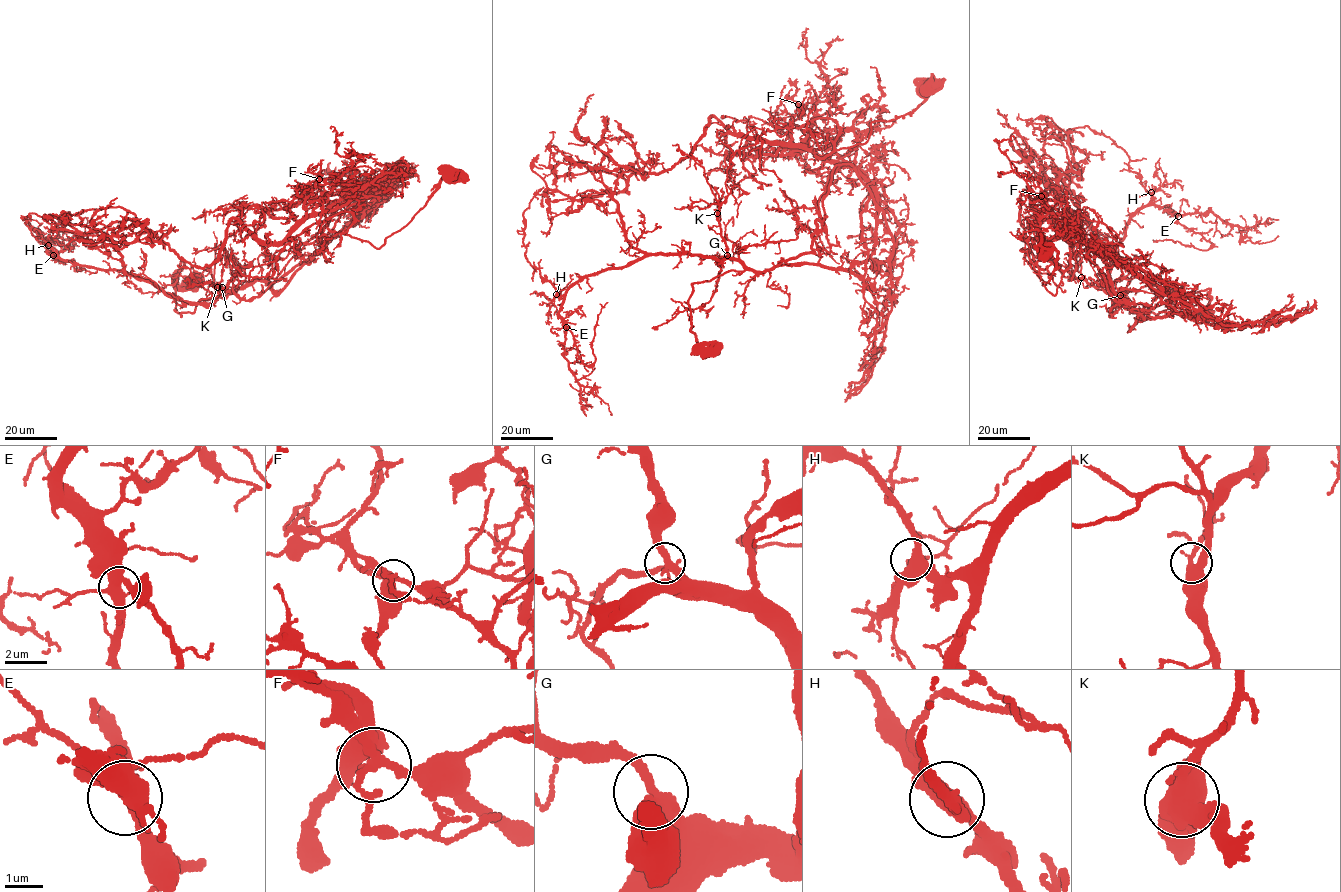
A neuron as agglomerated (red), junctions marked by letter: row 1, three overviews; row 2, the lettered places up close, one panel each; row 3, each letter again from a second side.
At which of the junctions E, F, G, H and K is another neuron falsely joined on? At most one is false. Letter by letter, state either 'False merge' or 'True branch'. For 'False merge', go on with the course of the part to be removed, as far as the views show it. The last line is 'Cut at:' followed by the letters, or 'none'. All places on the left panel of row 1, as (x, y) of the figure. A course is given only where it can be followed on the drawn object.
E: True branch
F: False merge. Course of the part to remove: (320, 180), (371, 185), (278, 292), (254, 281), (213, 303), (60, 258), (25, 223), (58, 216)
G: True branch
H: True branch
K: True branch
Cut at: F

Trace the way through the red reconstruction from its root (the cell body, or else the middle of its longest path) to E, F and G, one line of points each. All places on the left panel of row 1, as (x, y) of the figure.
E: (195, 281), (178, 285), (182, 260), (181, 316), (237, 289), (213, 303), (184, 302), (130, 274), (53, 255)
F: (195, 281), (178, 285), (182, 260), (181, 316), (257, 280), (278, 292), (347, 198), (319, 202), (320, 180)
G: (195, 281), (178, 285), (182, 260), (174, 285), (181, 316), (200, 300), (237, 289), (222, 287)

